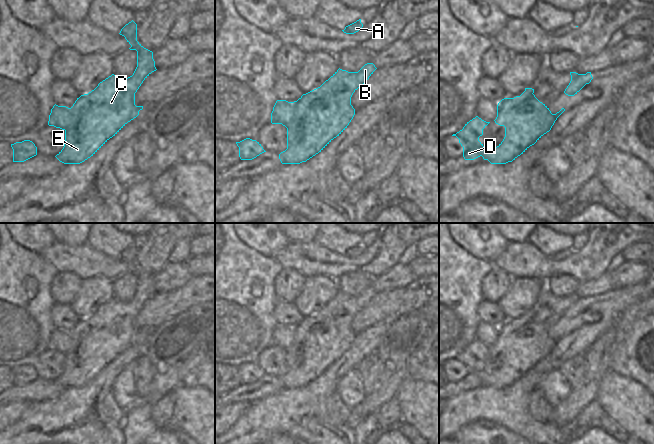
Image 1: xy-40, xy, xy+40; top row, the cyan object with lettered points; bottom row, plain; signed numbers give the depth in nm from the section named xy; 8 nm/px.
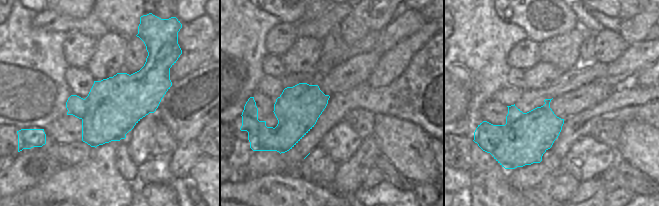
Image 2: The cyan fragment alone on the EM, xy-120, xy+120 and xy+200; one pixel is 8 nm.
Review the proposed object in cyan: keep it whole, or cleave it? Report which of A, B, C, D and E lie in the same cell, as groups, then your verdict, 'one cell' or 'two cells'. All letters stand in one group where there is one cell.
A B C D E | one cell

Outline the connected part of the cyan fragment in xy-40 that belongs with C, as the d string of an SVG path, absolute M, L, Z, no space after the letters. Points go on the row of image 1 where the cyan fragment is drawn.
M132 20L120 31L131 45L130 50L137 51L137 67L132 76L120 78L114 74L103 80L88 94L81 95L71 108L54 105L49 115L49 126L65 131L63 149L55 156L64 164L80 164L93 156L110 138L115 136L128 122L139 115L143 106L135 105L135 93L143 81L156 71L153 52L137 41L137 24Z

